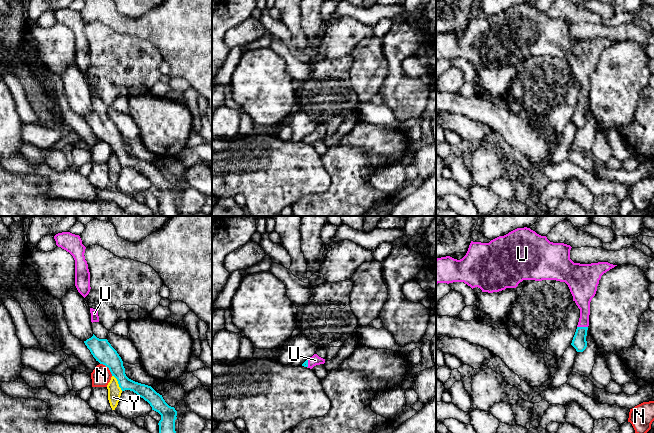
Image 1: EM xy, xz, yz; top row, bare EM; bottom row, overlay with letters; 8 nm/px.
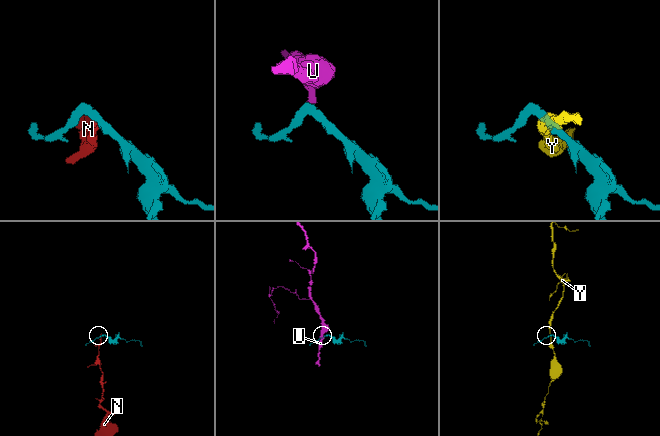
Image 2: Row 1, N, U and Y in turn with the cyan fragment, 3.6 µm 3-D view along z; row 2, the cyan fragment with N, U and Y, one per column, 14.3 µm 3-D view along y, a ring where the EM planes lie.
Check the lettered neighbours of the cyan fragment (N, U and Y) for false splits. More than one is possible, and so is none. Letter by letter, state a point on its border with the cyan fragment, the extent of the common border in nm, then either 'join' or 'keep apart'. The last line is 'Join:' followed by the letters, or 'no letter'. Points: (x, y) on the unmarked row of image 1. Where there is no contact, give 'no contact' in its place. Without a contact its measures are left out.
N: xy (108, 143) | 140 nm | keep apart
U: yz (582, 103) | 90 nm | join
Y: xy (118, 159) | 150 nm | keep apart
Join: U

